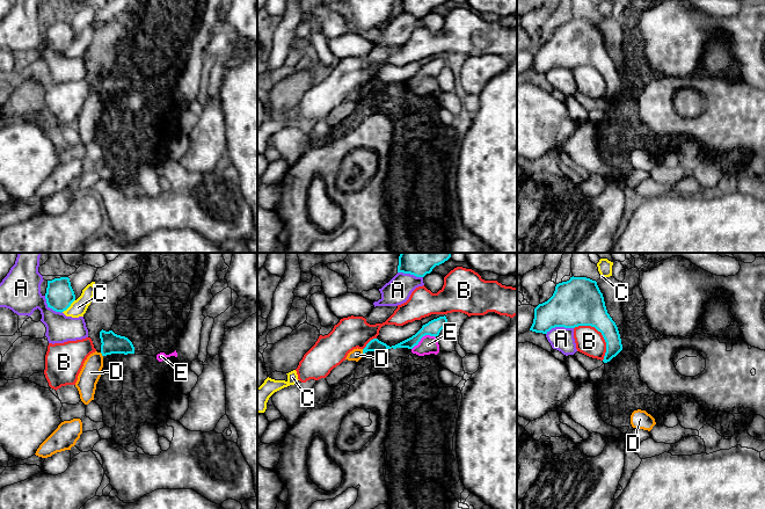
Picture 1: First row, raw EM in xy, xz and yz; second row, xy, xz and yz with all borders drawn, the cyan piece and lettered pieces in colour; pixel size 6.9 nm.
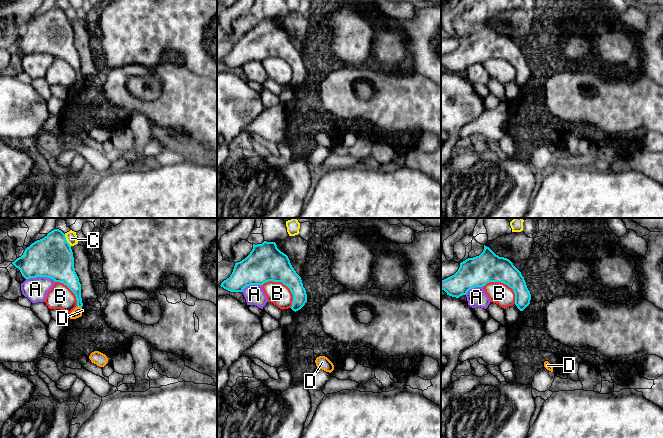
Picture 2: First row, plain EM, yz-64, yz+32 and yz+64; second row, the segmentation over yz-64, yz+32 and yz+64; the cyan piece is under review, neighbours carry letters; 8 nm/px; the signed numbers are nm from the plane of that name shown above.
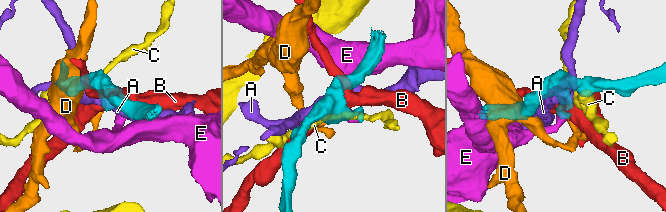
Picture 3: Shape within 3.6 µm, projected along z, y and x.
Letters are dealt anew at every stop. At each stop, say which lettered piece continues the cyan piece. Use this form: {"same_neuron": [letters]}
{"same_neuron": []}

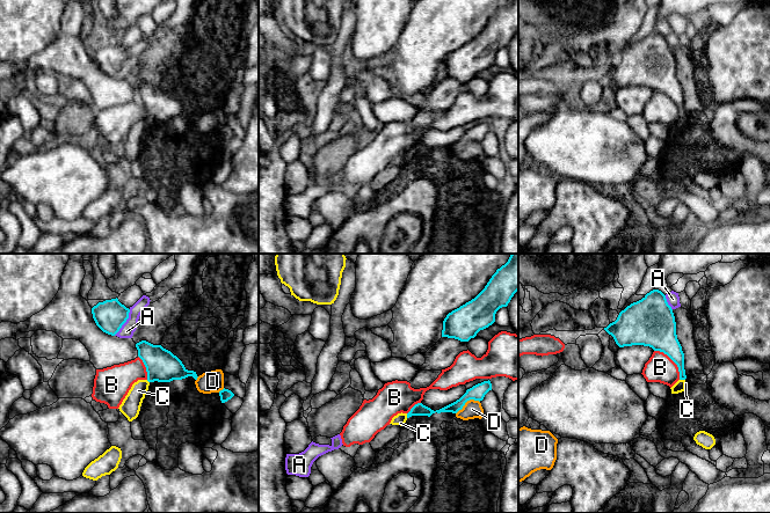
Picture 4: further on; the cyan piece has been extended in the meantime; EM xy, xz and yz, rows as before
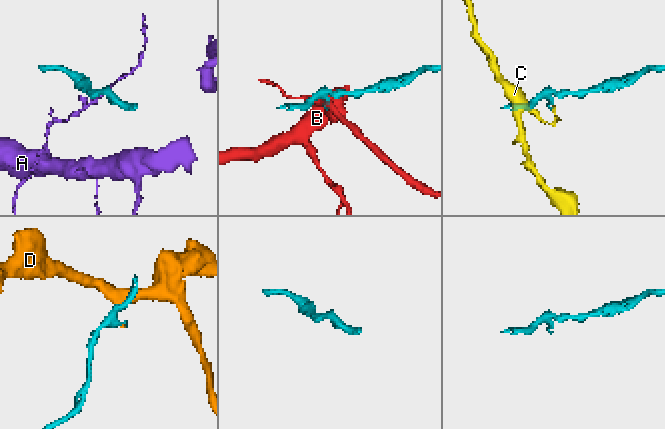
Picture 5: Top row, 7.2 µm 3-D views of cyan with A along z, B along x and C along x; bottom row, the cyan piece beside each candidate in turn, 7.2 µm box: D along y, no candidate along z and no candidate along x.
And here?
{"same_neuron": []}

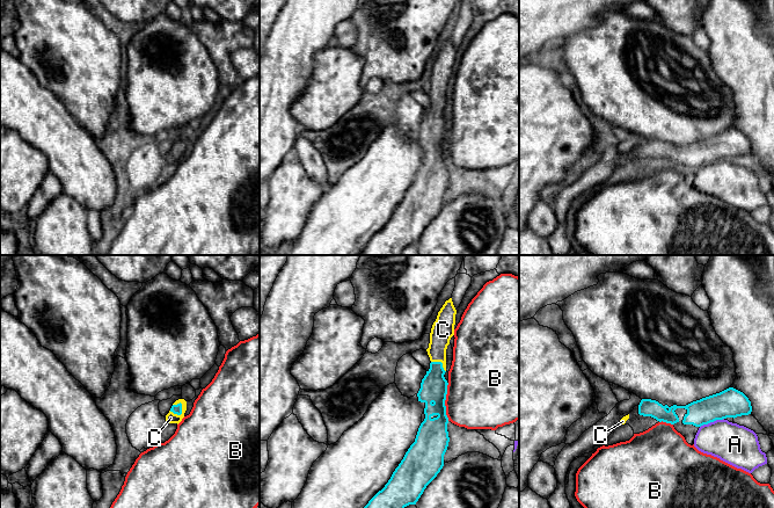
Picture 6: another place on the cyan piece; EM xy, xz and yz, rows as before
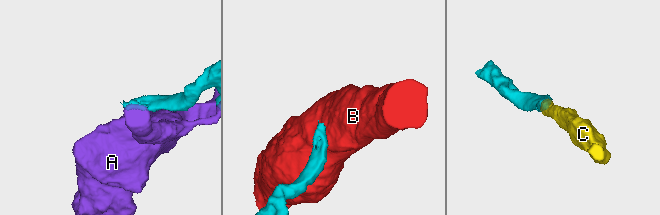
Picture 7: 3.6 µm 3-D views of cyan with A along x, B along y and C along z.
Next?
{"same_neuron": ["C"]}

